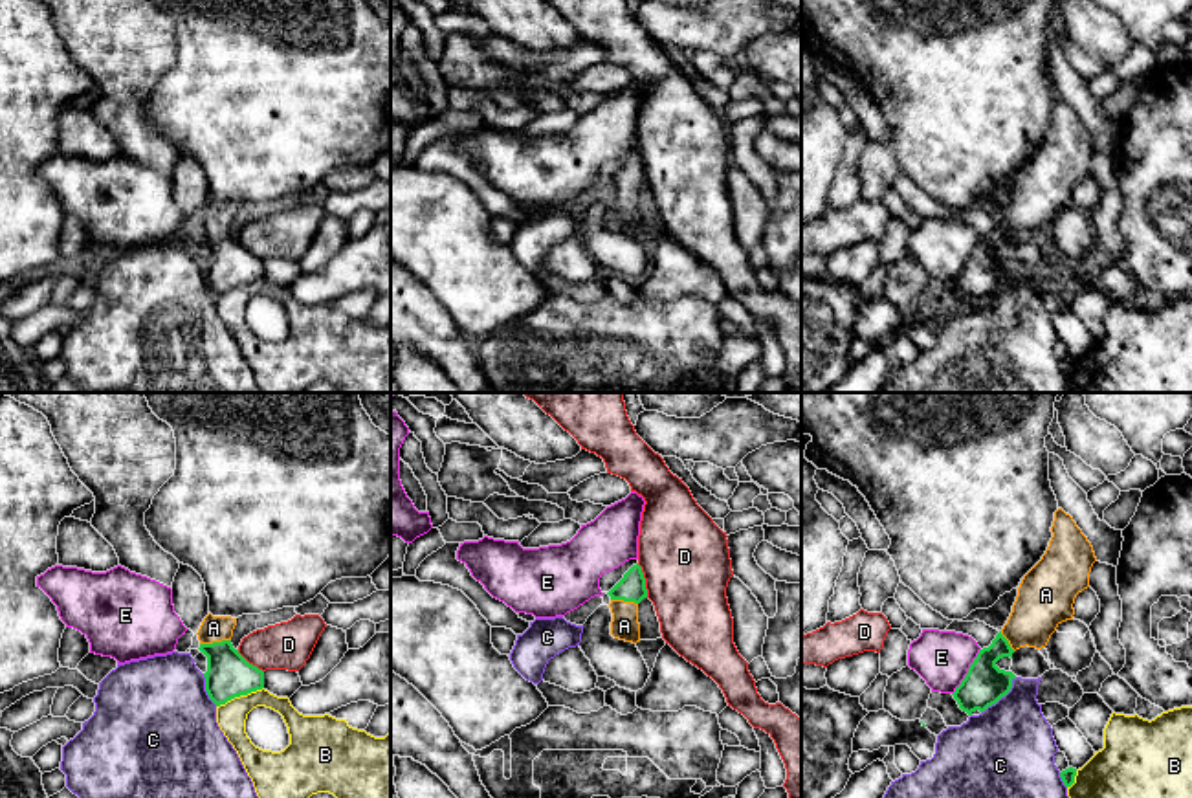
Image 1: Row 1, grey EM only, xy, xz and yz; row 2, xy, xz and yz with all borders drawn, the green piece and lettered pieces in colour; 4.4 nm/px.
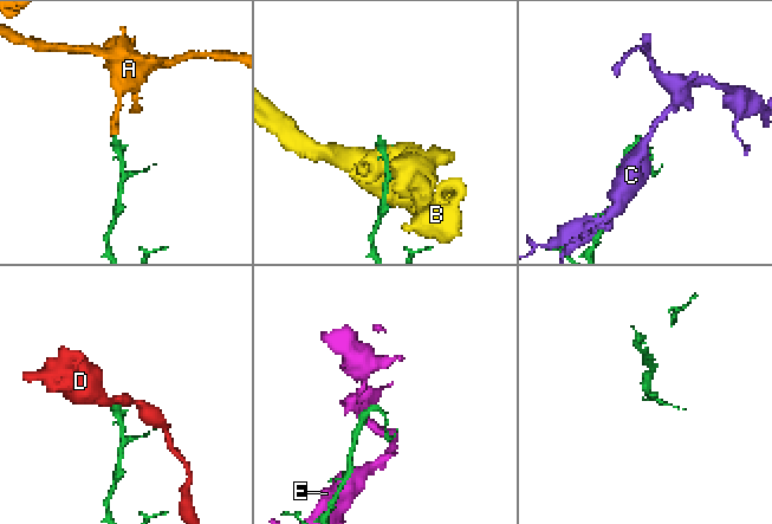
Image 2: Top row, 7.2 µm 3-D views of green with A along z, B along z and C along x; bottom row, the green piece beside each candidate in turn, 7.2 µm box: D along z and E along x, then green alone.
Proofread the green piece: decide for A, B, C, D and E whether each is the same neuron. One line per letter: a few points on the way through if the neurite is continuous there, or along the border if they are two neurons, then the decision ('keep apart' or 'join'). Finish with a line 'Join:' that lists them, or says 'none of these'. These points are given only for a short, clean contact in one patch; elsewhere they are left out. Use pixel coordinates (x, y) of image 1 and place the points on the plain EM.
A: runs through xy (228, 265), (215, 232), (213, 217); join
B: keep apart
C: keep apart
D: border along xz (637, 153), (648, 186); keep apart
E: keep apart
Join: A

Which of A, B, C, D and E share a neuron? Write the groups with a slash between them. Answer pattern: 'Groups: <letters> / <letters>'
Groups: A / B / C / D / E

